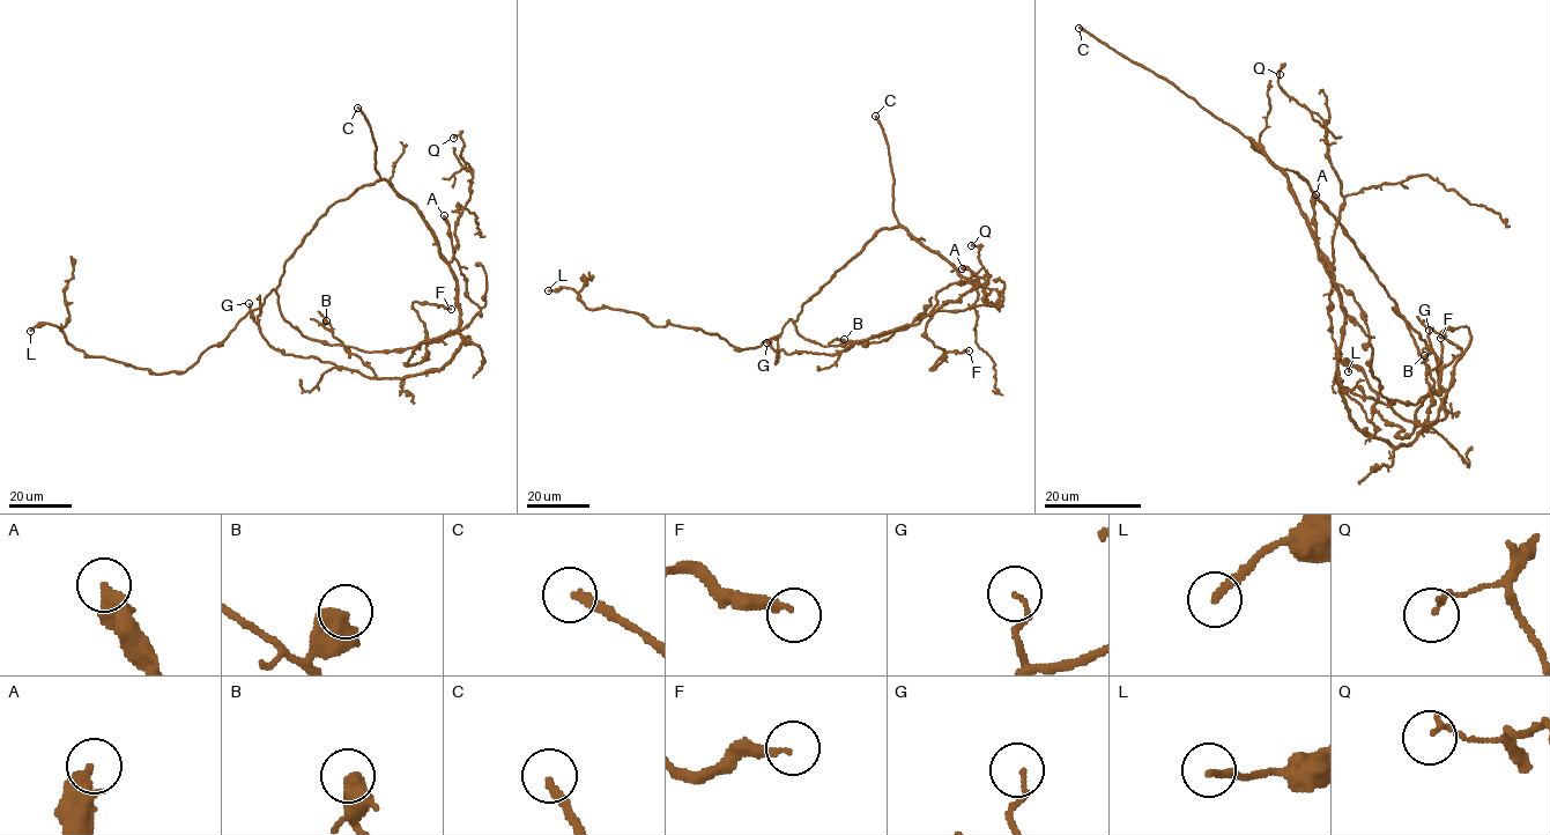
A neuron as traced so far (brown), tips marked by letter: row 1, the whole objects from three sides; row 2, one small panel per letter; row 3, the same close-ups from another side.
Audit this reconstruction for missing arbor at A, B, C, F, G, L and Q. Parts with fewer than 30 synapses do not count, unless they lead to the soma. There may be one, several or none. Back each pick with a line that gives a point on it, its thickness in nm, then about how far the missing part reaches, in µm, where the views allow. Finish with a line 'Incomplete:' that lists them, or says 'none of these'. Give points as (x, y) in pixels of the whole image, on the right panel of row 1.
C: Place: (1078, 28). Thickness 200 nm. Missing length about 80 µm
Incomplete: C

